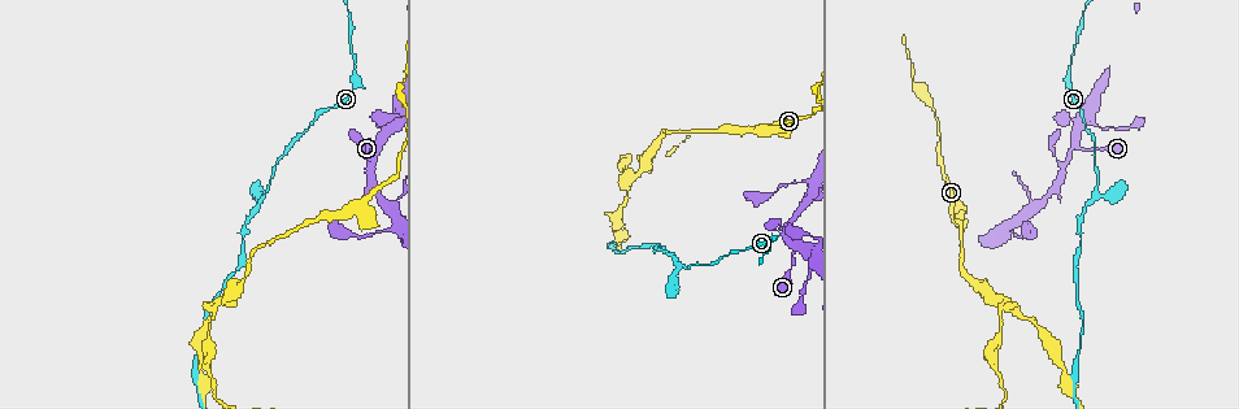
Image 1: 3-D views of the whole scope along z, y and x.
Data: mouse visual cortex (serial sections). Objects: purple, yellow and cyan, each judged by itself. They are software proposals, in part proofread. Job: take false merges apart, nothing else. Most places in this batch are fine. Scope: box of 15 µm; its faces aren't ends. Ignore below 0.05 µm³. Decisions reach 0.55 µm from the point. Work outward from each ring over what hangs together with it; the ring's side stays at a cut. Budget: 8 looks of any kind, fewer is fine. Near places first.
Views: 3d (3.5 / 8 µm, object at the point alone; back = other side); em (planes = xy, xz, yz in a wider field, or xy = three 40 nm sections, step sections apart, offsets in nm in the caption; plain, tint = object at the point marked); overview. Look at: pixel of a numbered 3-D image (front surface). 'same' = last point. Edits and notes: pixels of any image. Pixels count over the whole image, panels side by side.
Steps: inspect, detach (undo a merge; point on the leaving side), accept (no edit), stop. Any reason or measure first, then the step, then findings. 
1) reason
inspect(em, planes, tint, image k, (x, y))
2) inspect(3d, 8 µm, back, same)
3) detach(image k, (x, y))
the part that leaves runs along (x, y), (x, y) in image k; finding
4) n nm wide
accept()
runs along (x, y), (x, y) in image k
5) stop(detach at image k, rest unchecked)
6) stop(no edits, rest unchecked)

inspect(3d, 3.5 µm, image 1, (1093, 193))

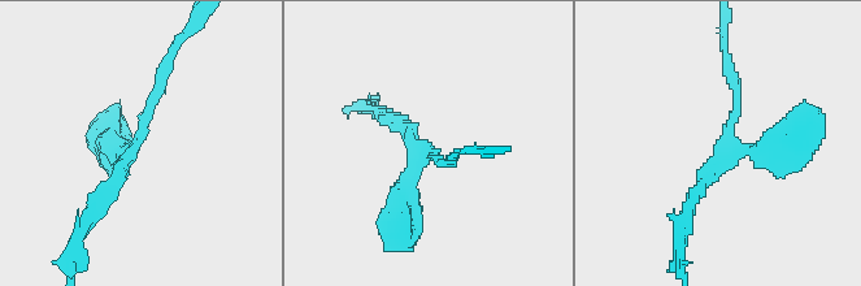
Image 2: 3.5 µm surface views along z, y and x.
inspect(em, xy, step 5, tint, image 2, (426, 152))

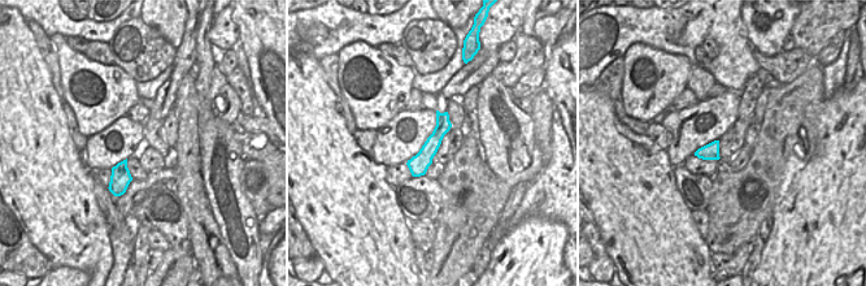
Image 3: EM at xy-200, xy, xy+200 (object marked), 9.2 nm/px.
accept()
runs along (168, 72), (135, 147), (95, 207) in image 2; one cell here

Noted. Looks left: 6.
small branch off a trunk
inspect(3d, 3.5 µm, image 1, (218, 301))

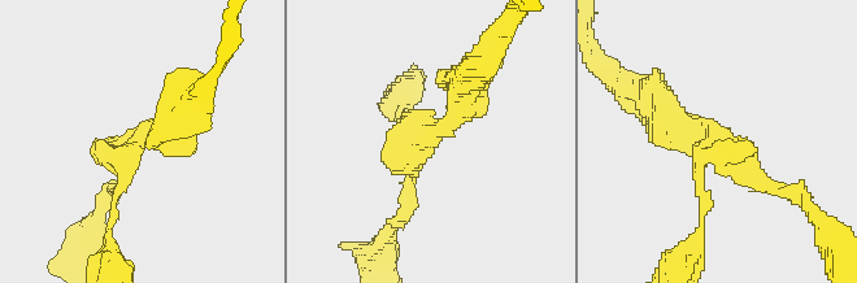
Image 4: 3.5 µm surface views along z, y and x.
3 arms; arms of 150, 150, 400 nm
inspect(em, xy, step 2, plain, image 4, (432, 135))

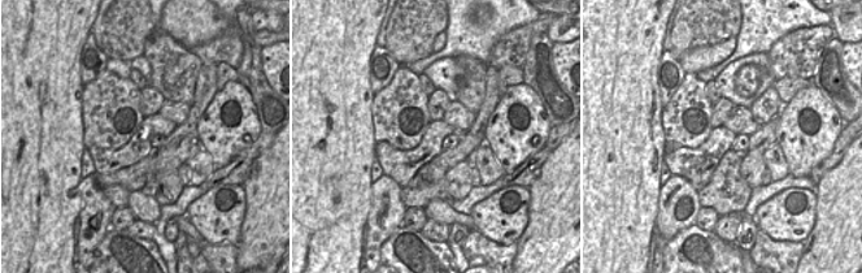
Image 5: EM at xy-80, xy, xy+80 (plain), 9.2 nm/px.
inspect(em, xy, step 2, tint, same)

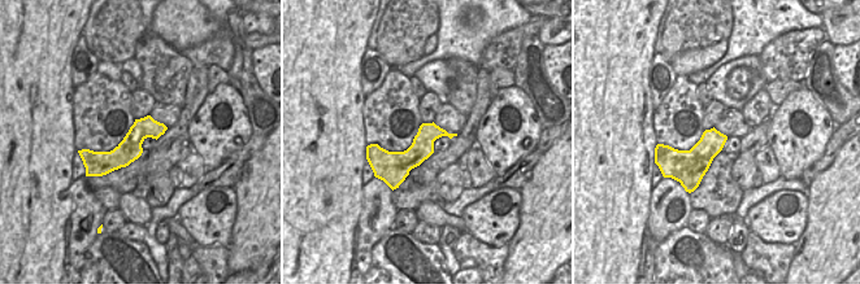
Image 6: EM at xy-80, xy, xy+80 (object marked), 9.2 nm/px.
220 nm wide
accept()
runs along (161, 127), (88, 167) in image 6; all the same cell

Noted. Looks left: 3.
three arms meet
inspect(3d, 3.5 µm, image 1, (378, 147))

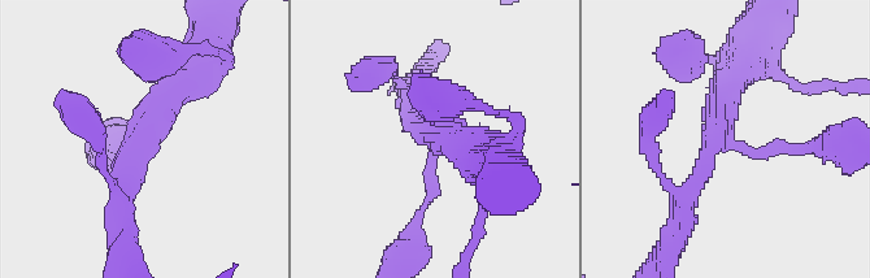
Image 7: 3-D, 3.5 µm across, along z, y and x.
3 arms; arms of 150, 250, 350 nm
inspect(em, planes, tint, image 7, (141, 140))

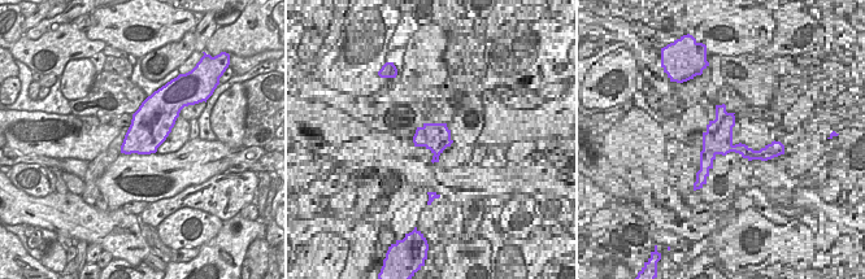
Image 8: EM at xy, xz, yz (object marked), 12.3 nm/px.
accept()
runs along (796, 150), (713, 142), (683, 209) in image 7; one cell here

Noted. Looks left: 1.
stop(no edits, rest unchecked)

